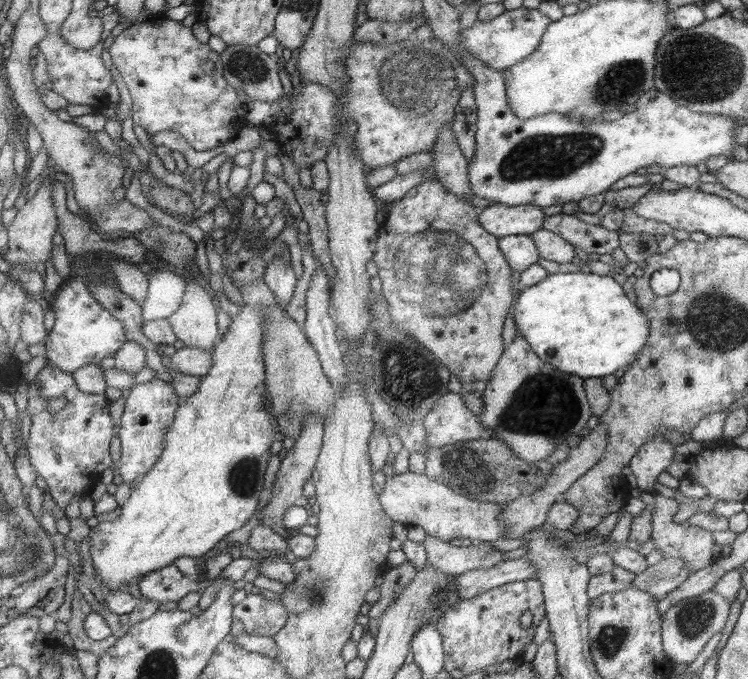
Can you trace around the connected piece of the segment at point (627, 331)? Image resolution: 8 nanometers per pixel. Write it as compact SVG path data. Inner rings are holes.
M579 271L548 275L540 284L522 288L512 318L536 356L585 380L604 378L634 363L651 332L648 314L624 296L616 280Z

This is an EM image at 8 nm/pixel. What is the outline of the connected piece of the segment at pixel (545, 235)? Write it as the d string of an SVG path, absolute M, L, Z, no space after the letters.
M544 228L531 235L538 248L539 257L560 265L572 263L576 258L575 246L562 239L555 232Z

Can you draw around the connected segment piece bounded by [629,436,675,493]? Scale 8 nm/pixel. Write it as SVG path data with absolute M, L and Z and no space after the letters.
M660 438L644 443L629 463L638 483L638 490L655 492L654 483L658 475L666 471L674 458L674 447L670 441Z

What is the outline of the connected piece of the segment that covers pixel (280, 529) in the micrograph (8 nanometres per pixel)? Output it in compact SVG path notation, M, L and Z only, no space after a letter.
M307 414L307 420L303 424L303 429L297 438L294 446L289 450L282 451L279 468L275 474L275 481L271 490L272 498L261 511L259 518L262 519L261 526L266 526L276 534L287 539L291 531L282 524L283 516L288 508L292 506L306 506L308 498L304 497L302 487L311 480L320 451L323 448L323 419L315 414Z

